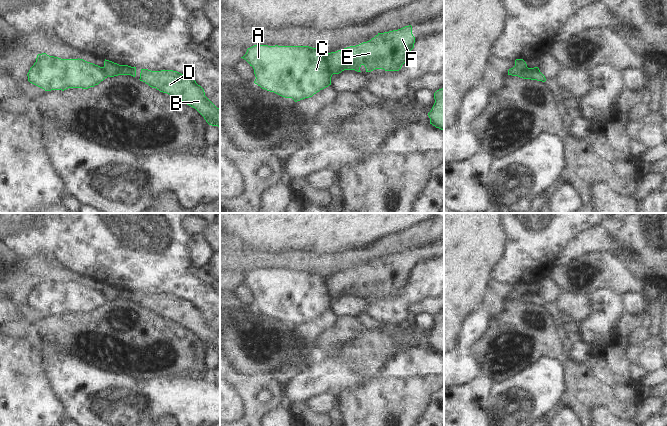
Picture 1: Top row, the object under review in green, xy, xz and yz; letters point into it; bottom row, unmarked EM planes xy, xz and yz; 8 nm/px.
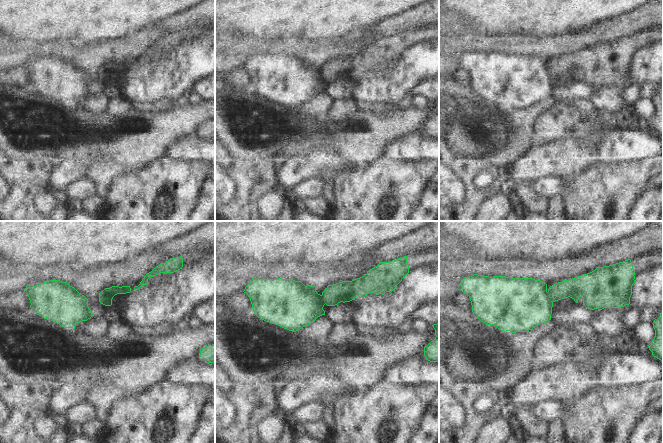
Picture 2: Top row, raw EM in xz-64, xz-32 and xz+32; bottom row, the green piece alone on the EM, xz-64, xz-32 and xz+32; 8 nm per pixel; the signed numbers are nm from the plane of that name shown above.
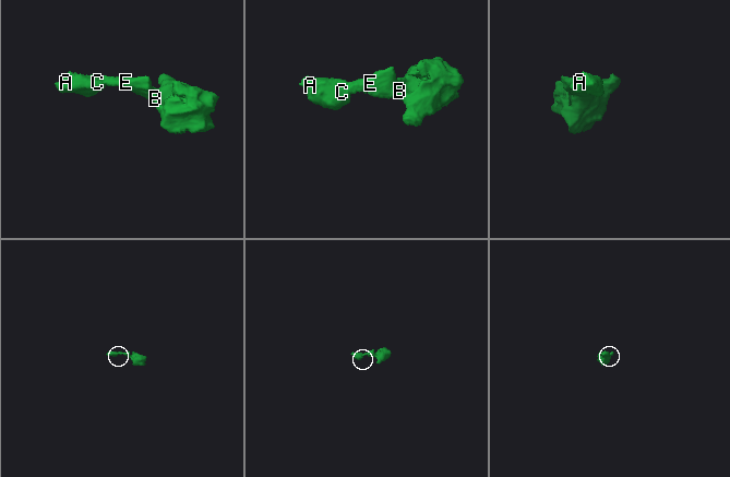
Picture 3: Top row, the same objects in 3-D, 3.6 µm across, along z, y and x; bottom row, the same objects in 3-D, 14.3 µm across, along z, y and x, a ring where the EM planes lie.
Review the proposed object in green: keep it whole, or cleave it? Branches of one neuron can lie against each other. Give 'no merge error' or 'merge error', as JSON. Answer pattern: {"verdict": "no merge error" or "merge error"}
{"verdict": "merge error"}

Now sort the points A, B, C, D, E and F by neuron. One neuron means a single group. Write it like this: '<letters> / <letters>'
A C / B D E F

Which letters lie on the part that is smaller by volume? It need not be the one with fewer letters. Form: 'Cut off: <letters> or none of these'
Cut off: A, C

